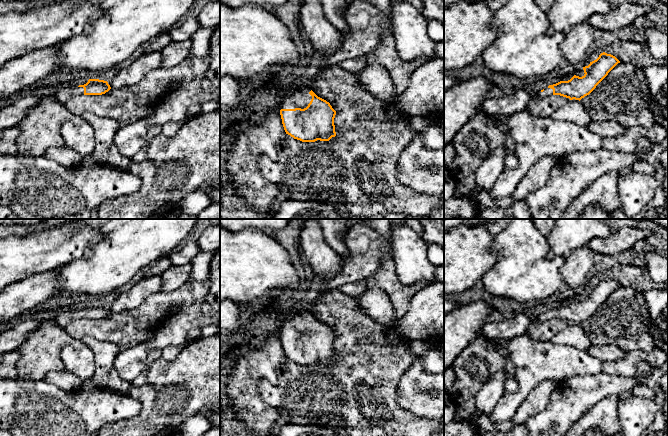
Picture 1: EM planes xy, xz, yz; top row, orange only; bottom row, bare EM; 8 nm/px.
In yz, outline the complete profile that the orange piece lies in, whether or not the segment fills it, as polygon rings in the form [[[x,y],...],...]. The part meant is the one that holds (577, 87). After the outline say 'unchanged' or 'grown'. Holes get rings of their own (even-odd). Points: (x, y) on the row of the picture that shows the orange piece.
[[[603,52],[596,60],[583,67],[585,74],[582,77],[574,75],[568,81],[549,85],[537,92],[536,96],[545,98],[549,95],[560,95],[580,101],[589,95],[618,63],[620,61],[615,56]]] | grown

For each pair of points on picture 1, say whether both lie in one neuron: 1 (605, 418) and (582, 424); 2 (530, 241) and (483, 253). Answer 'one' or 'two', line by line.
1: one
2: two

